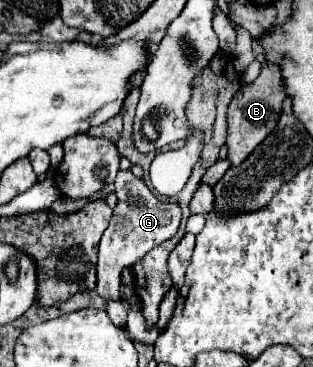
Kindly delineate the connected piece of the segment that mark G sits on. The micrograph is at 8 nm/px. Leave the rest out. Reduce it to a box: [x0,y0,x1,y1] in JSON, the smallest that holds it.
[96,170,180,300]

